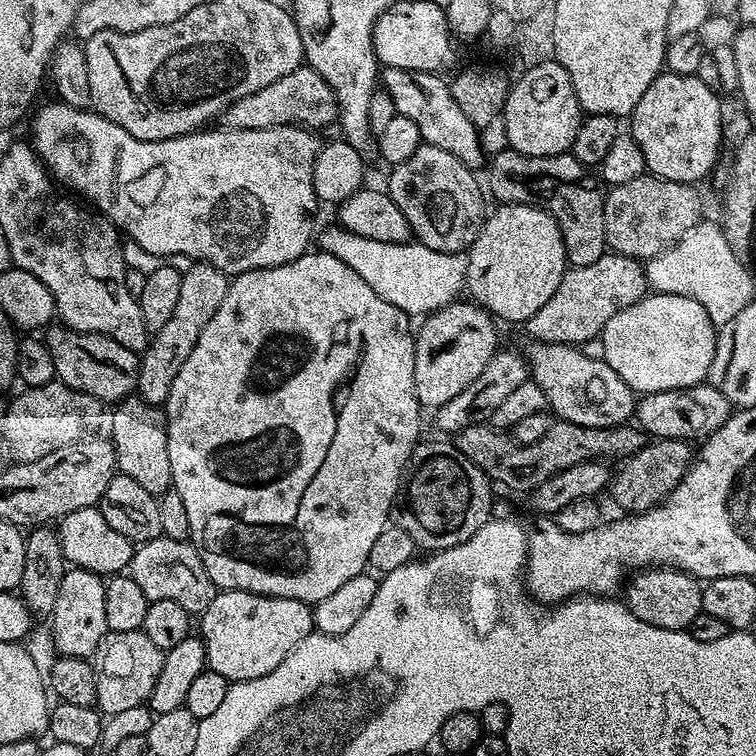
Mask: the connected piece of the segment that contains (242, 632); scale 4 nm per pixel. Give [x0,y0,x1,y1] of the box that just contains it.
[198,590,313,682]

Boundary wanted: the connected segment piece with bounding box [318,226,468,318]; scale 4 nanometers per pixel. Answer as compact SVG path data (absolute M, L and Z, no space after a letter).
M339 226L326 229L321 236L319 233L318 248L326 254L334 254L334 258L342 258L342 262L346 262L346 266L350 266L350 270L354 270L354 274L358 274L378 298L386 298L390 306L398 306L398 310L412 318L440 311L453 303L459 297L456 295L466 288L468 261L459 252L430 250L419 242L374 242L374 238L362 238Z

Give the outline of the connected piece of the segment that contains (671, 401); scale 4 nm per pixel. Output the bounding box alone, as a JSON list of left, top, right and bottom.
[634,382,734,442]

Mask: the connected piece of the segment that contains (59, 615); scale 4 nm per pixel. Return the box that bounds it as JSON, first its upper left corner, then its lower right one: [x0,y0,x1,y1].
[50,566,108,657]

